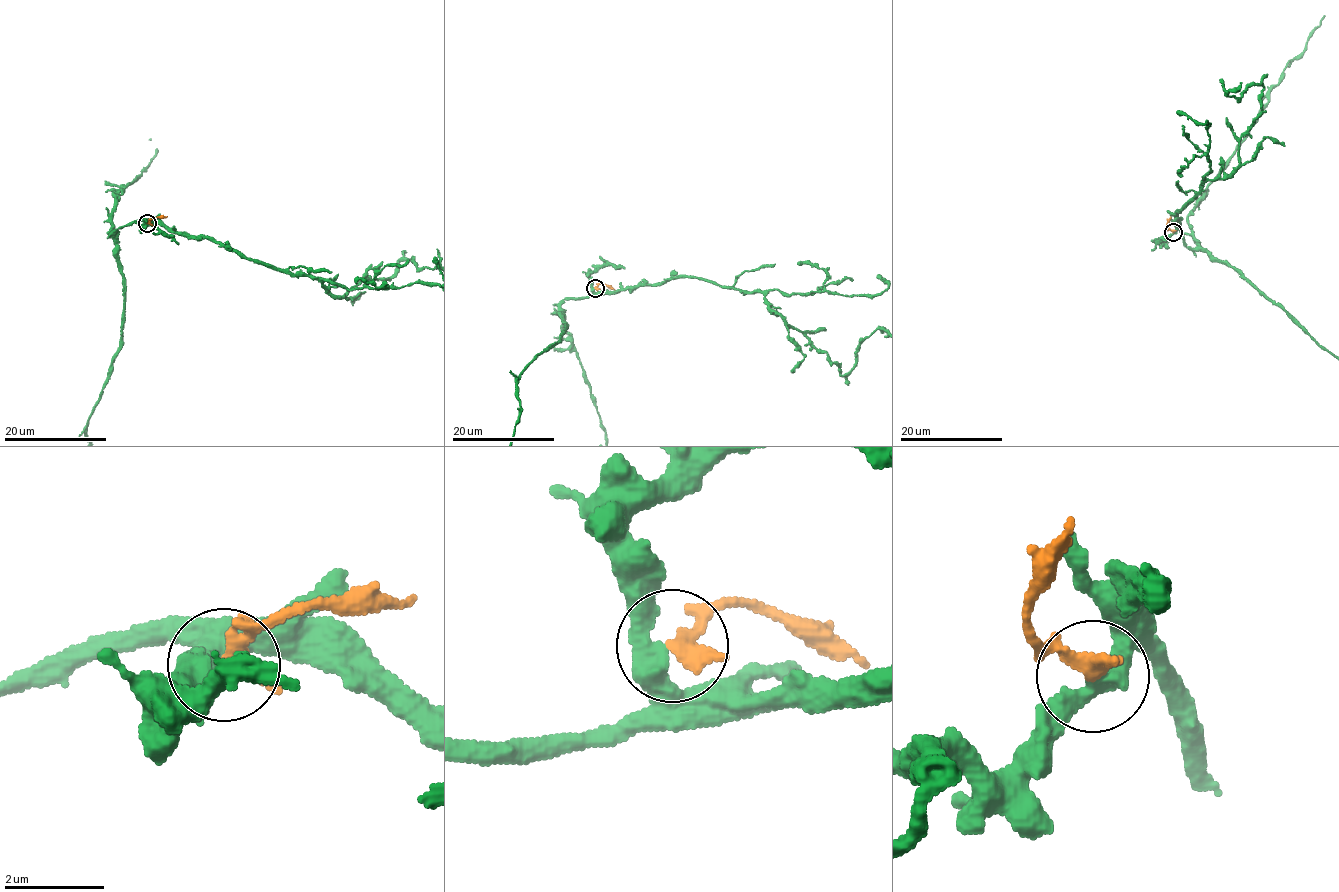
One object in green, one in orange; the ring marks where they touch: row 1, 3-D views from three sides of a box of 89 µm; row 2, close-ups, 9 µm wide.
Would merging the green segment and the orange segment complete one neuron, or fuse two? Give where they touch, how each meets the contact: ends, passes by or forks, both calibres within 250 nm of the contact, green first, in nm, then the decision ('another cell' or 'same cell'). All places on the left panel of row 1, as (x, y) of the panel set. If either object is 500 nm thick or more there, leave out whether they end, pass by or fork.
at (147, 223); green passes by; orange passes by; 400 nm thick on the green side, 240 nm on the other; another cell

